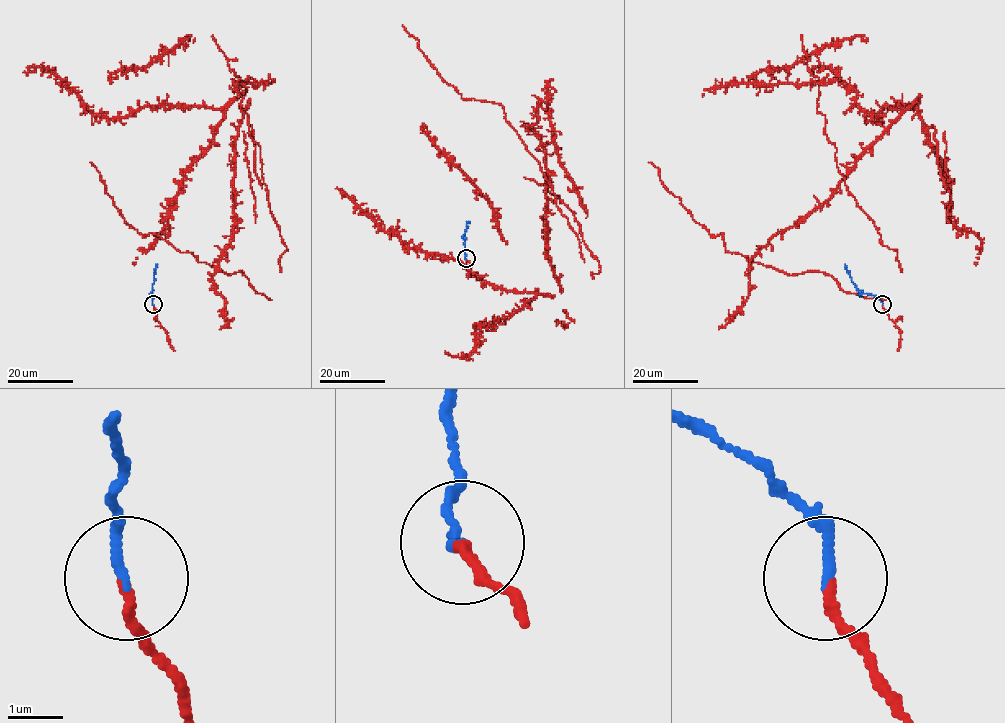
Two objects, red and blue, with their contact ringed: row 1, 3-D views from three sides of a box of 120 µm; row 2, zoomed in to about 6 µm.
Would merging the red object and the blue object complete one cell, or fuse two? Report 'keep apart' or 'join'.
join

